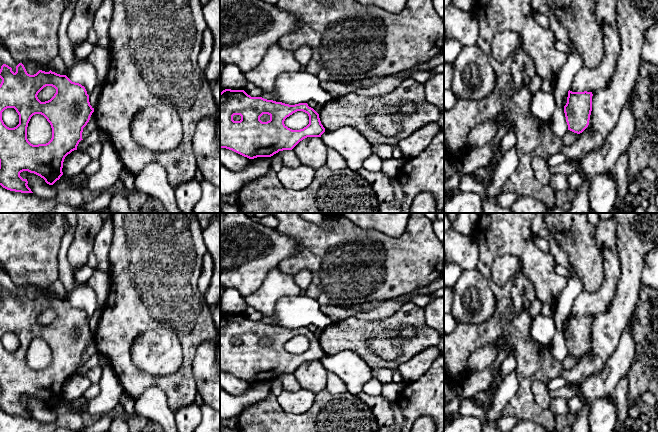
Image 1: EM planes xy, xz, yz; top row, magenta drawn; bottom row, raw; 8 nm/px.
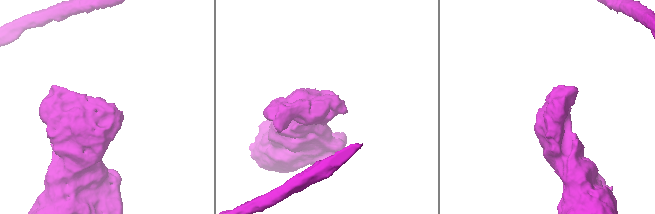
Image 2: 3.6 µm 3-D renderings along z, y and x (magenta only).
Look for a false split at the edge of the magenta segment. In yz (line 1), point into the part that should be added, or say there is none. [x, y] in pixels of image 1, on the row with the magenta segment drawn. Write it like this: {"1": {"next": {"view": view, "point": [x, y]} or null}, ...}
{"1": {"next": null}}

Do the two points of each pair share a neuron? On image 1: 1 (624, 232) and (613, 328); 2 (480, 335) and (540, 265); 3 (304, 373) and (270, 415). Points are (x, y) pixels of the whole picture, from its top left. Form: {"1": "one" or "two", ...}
{"1": "one", "2": "one", "3": "two"}

